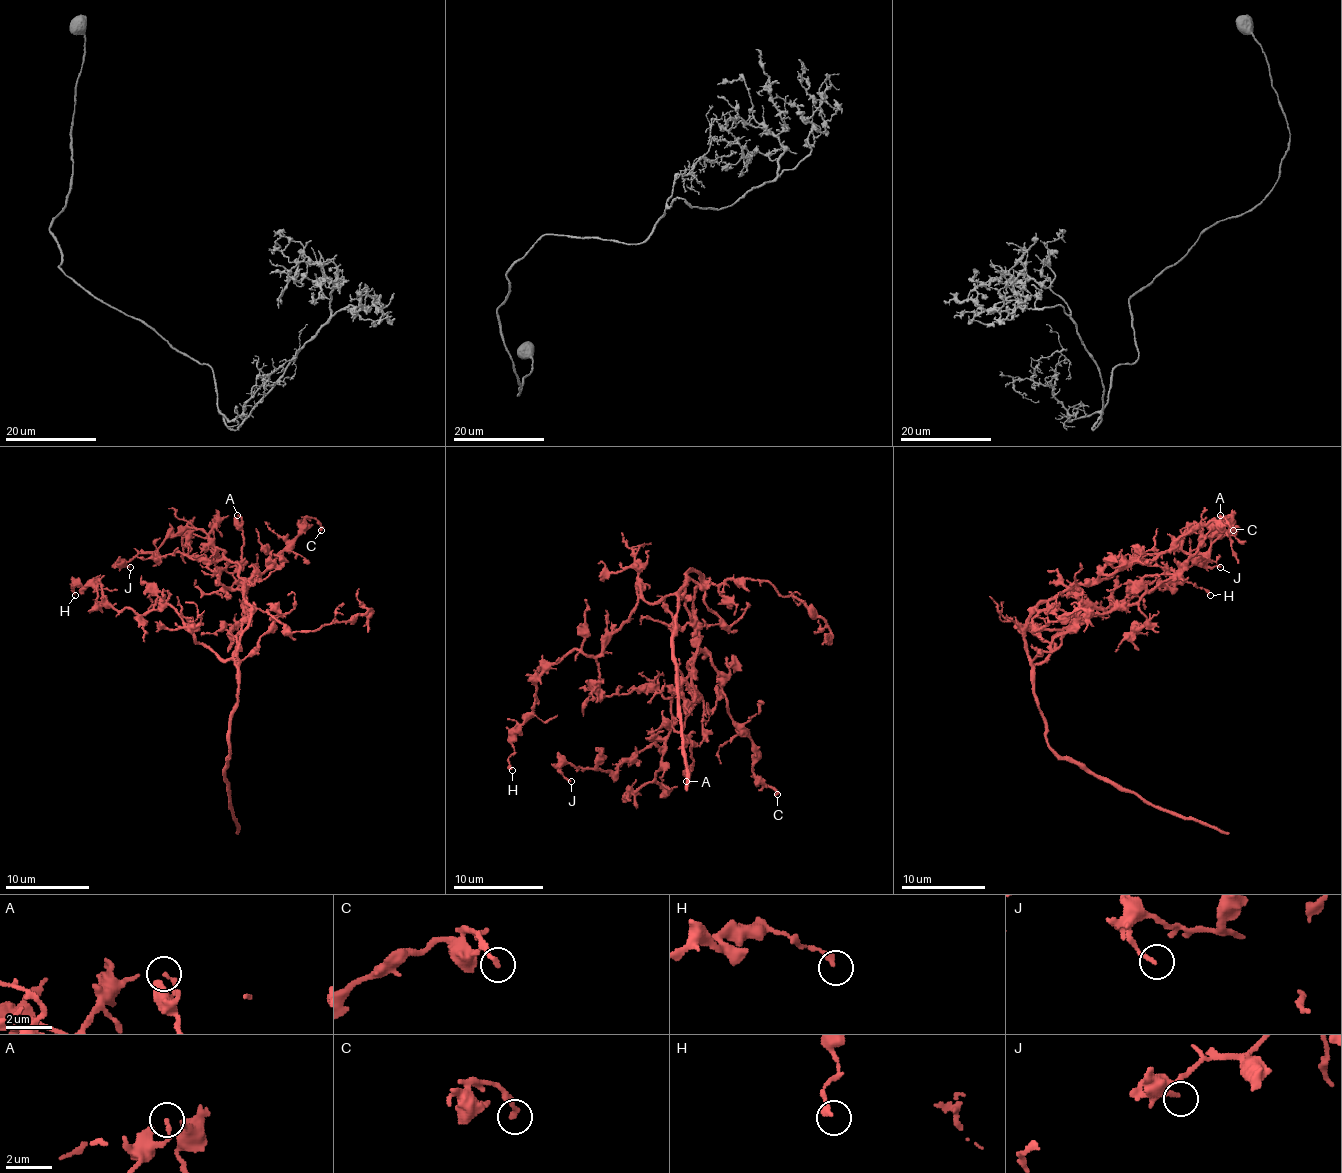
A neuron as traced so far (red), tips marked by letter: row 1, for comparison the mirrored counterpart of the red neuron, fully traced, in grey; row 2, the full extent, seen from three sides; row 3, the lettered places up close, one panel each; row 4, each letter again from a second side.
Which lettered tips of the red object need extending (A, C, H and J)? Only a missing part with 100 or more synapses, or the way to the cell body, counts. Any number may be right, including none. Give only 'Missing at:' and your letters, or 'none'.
Missing at: none

